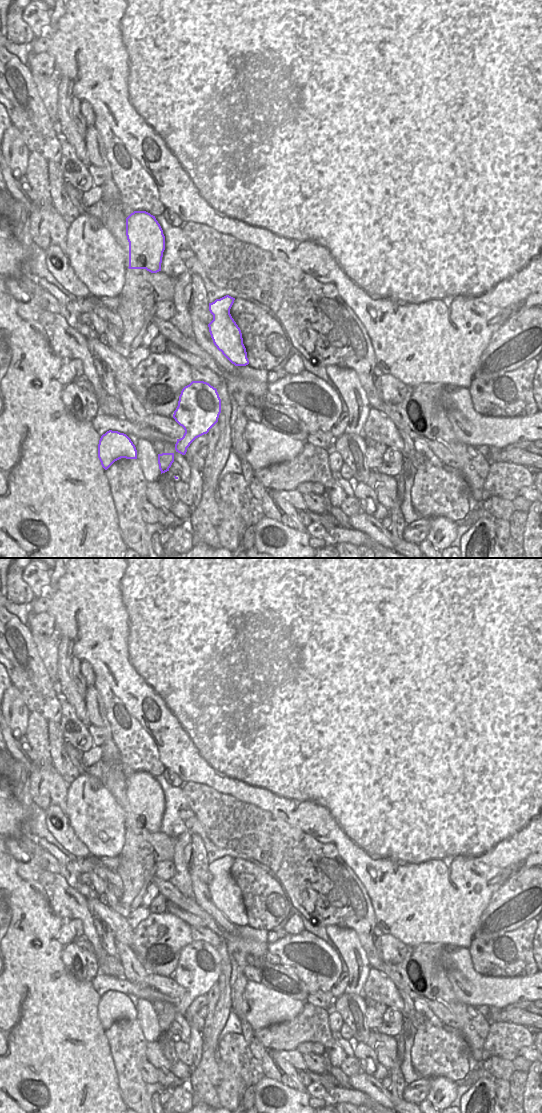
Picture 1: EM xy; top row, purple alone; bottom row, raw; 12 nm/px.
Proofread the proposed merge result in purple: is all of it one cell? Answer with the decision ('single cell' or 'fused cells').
single cell

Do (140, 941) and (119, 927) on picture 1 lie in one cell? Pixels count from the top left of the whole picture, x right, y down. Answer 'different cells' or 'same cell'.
different cells

